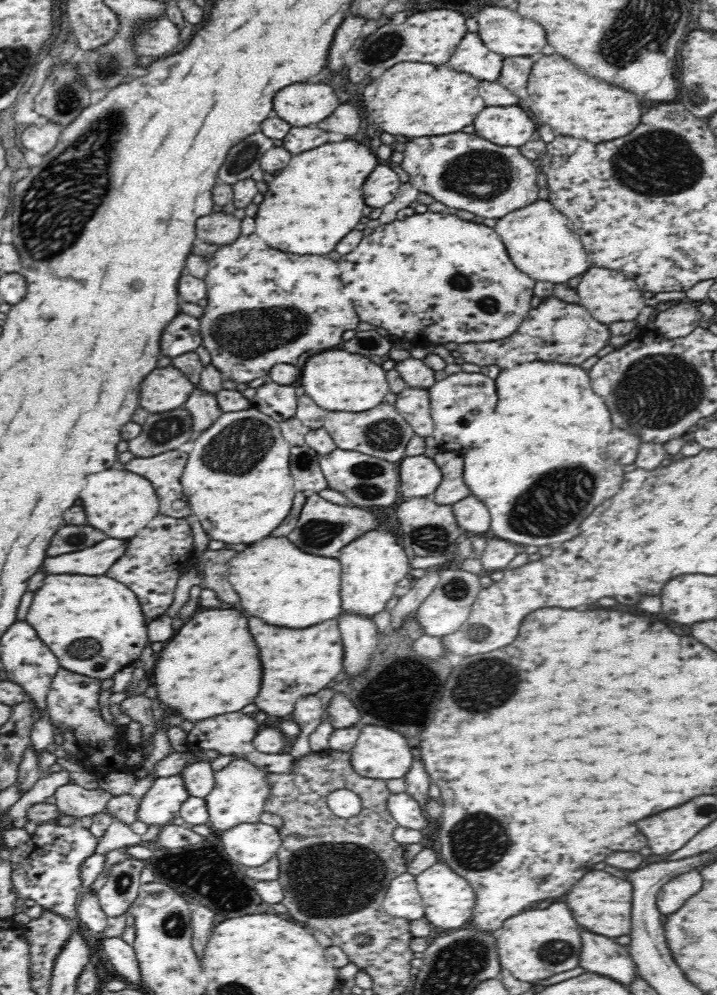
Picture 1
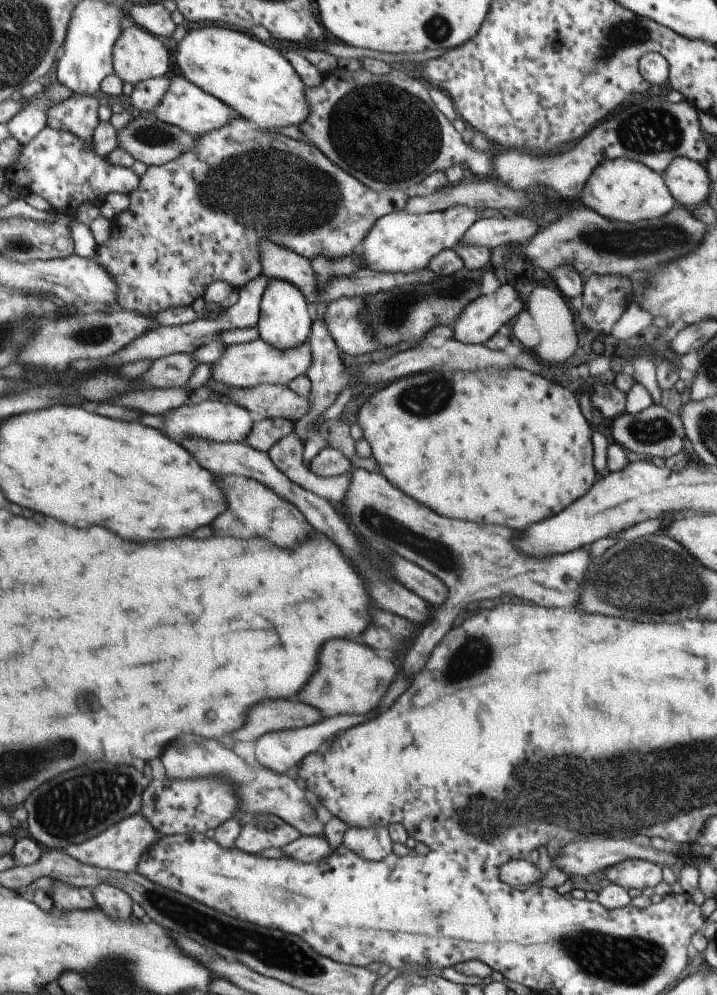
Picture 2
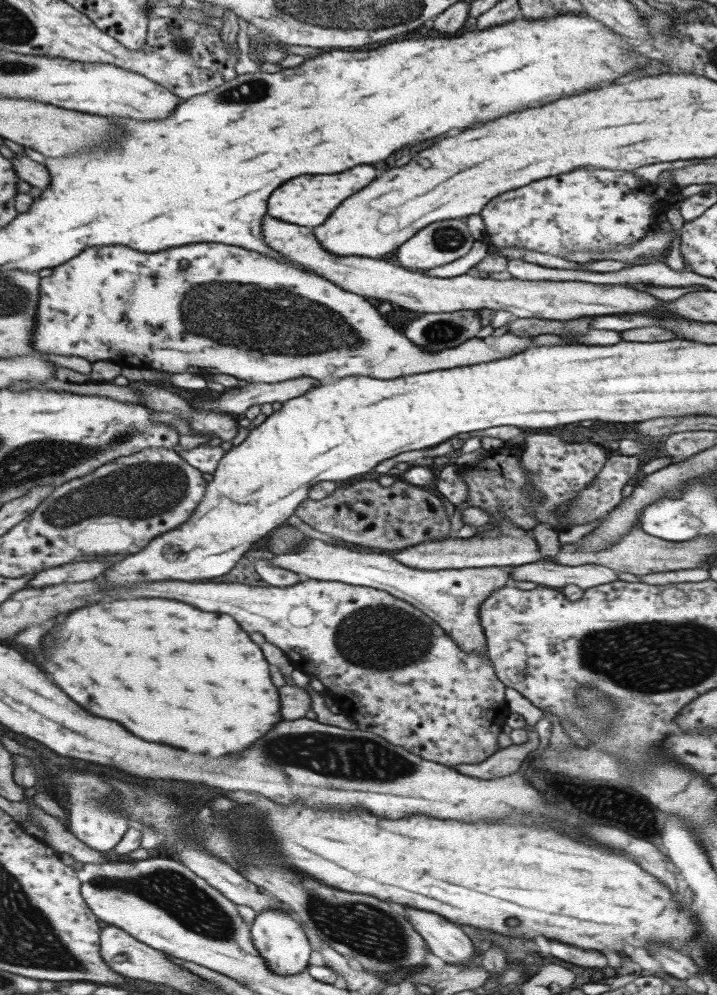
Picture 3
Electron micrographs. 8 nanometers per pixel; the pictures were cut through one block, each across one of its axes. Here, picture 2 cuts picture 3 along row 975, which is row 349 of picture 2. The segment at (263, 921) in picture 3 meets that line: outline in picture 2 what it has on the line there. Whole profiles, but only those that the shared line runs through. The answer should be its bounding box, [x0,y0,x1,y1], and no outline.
[256,278,312,350]

